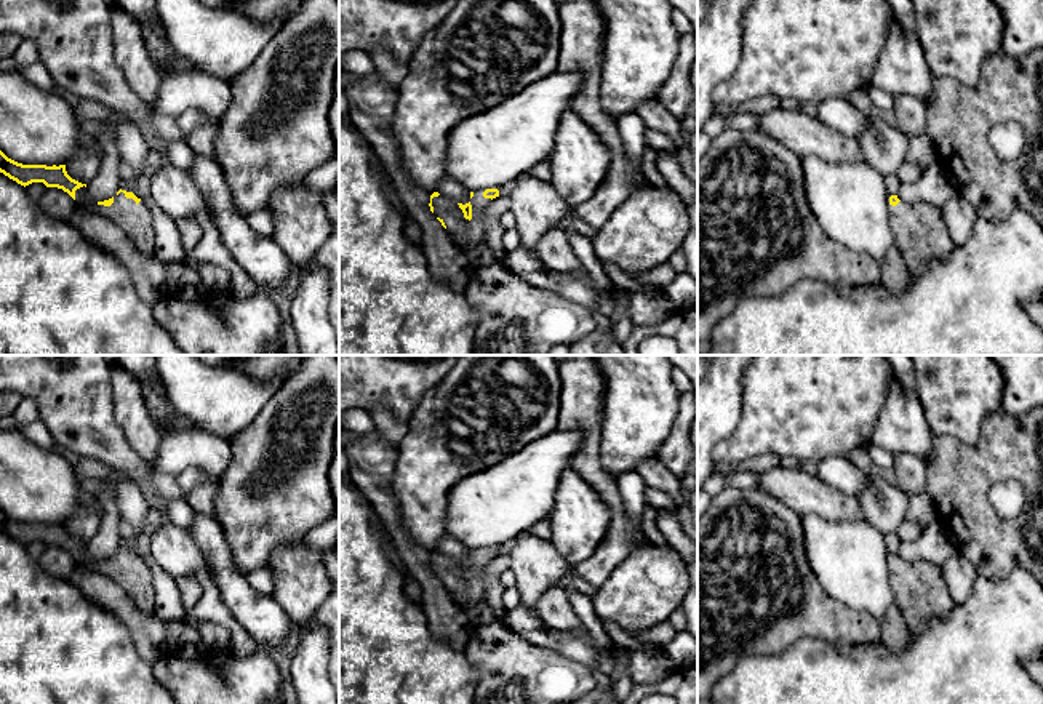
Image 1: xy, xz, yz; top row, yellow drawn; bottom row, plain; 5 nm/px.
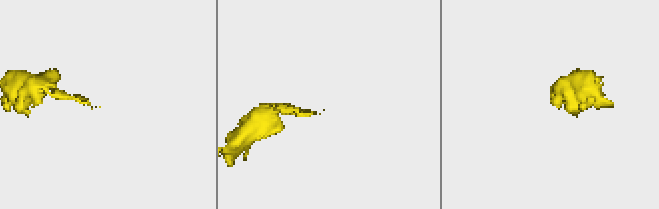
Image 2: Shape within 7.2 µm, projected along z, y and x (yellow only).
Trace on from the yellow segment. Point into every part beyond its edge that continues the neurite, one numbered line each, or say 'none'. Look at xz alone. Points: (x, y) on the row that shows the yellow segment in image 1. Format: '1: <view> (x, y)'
1: xz (466, 234)

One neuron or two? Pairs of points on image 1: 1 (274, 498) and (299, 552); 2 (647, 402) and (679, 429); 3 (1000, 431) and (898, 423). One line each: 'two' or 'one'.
1: two
2: two
3: two

